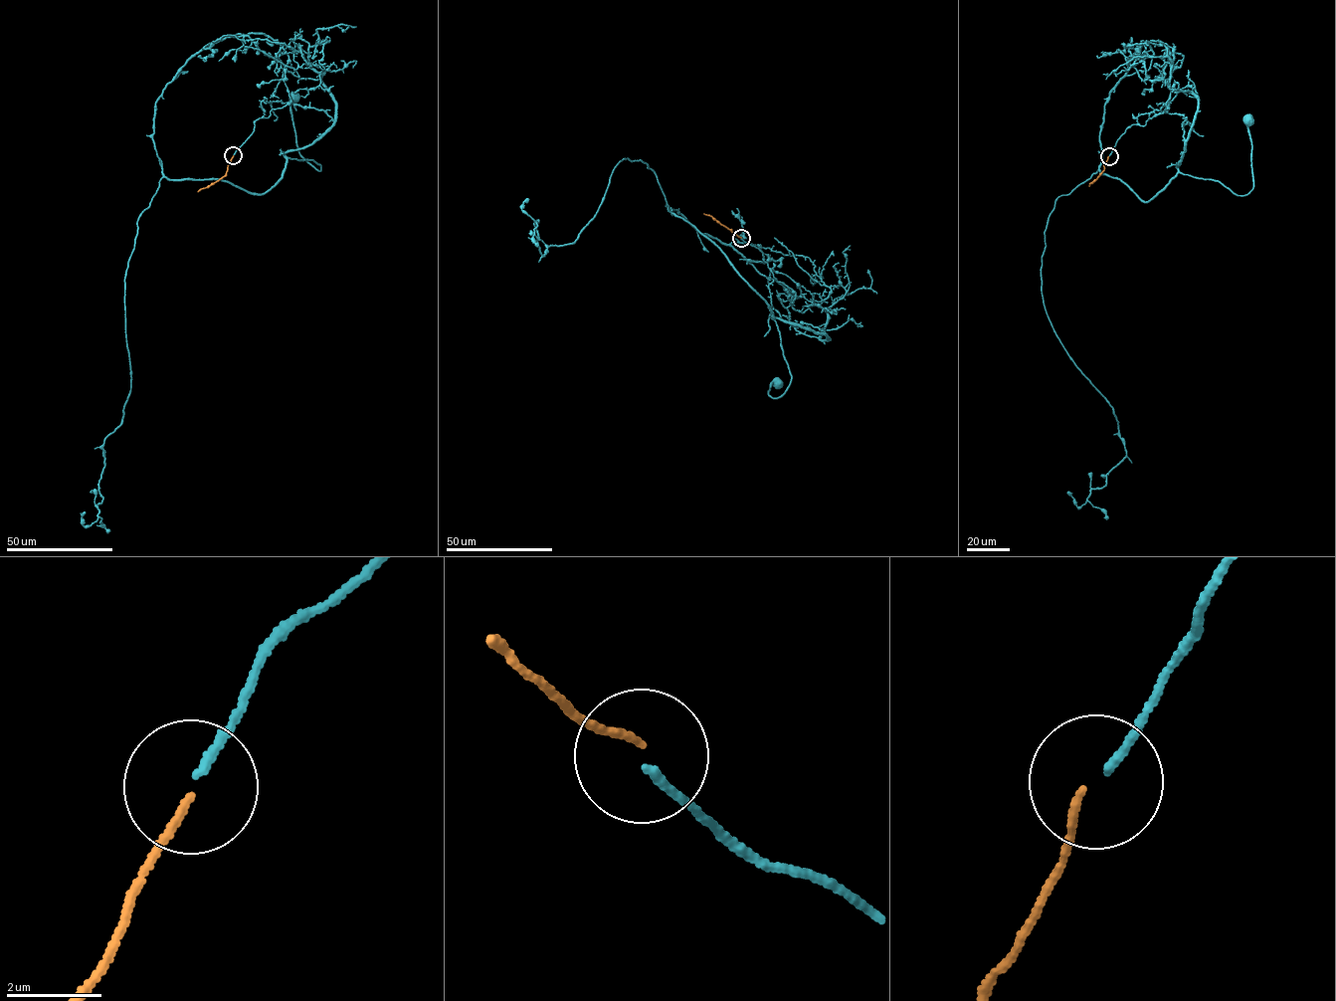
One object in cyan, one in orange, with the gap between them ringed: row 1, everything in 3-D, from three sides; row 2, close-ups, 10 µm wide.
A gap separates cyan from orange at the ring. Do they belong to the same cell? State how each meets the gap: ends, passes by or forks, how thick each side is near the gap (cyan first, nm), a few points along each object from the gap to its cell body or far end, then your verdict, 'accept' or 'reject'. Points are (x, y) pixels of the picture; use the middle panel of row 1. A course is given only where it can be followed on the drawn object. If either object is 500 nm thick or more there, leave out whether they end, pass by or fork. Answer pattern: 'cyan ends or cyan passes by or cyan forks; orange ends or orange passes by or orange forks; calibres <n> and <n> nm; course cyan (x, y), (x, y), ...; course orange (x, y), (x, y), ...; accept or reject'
cyan ends; orange ends; calibres 170 and 150 nm; course cyan (740, 238), (796, 294), (787, 308), (796, 330), (829, 338), (772, 317), (791, 376), (772, 398), (777, 382); course orange (740, 237), (703, 213); accept

